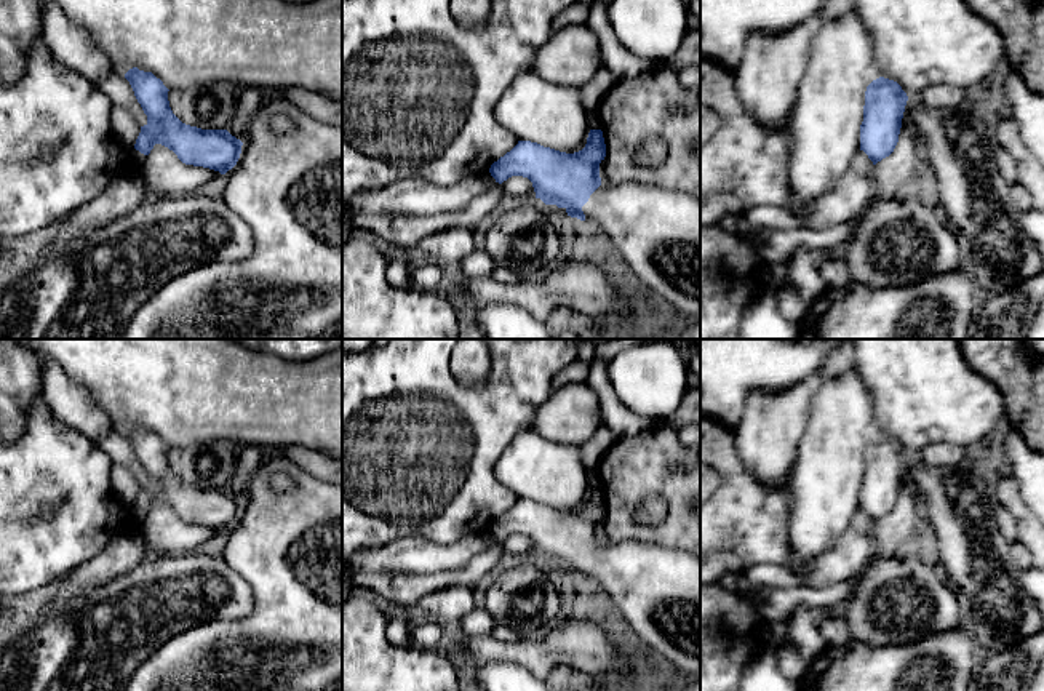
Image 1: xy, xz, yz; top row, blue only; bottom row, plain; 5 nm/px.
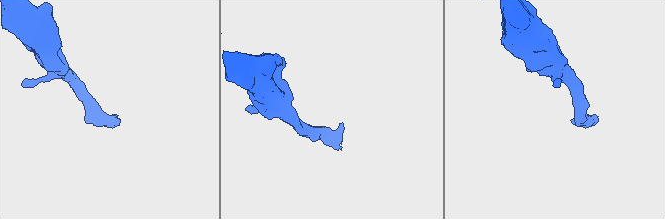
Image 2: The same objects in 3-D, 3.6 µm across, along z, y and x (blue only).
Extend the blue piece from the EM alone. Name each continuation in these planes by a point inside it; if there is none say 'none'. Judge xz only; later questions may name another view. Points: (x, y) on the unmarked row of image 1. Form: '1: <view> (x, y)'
1: xz (654, 591)

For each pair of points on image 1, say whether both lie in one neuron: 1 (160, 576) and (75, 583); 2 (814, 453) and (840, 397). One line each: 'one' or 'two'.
1: two
2: one

